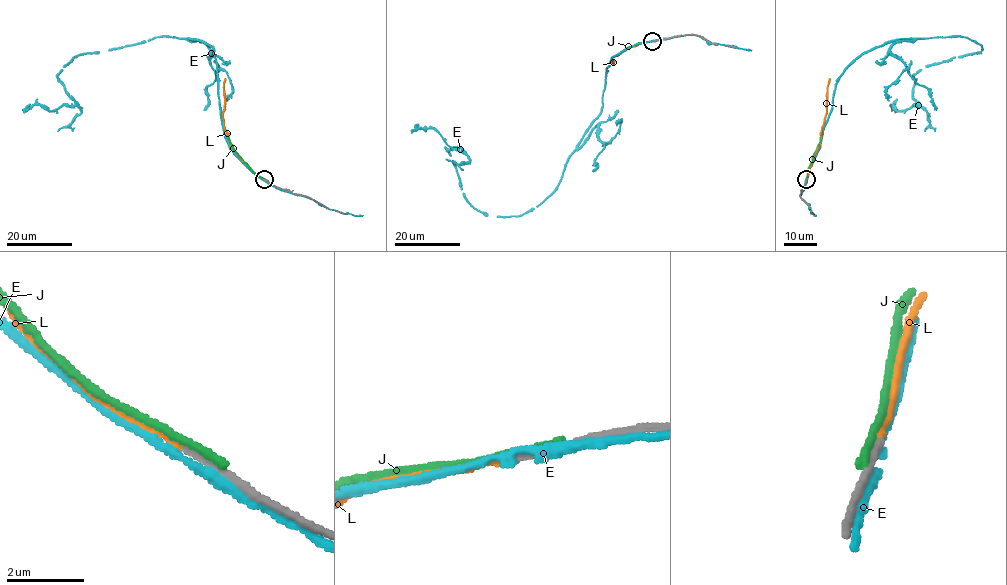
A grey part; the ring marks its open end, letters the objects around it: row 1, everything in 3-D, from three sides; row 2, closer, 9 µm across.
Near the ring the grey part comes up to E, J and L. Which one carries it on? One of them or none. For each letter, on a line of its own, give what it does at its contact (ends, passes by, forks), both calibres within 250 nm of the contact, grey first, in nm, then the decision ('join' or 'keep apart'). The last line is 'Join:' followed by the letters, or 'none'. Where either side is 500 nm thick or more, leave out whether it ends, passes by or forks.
E: it passes by | 190/280 nm | keep apart
J: it ends | 240/280 nm | keep apart
L: it ends | 190/170 nm | join
Join: L

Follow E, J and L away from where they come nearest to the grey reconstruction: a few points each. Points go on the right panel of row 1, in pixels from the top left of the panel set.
E: (805, 183), (836, 79), (856, 59), (894, 40), (981, 46), (920, 70), (917, 106), (899, 111)
J: (805, 180), (820, 137)
L: (806, 179), (820, 145), (830, 78)

